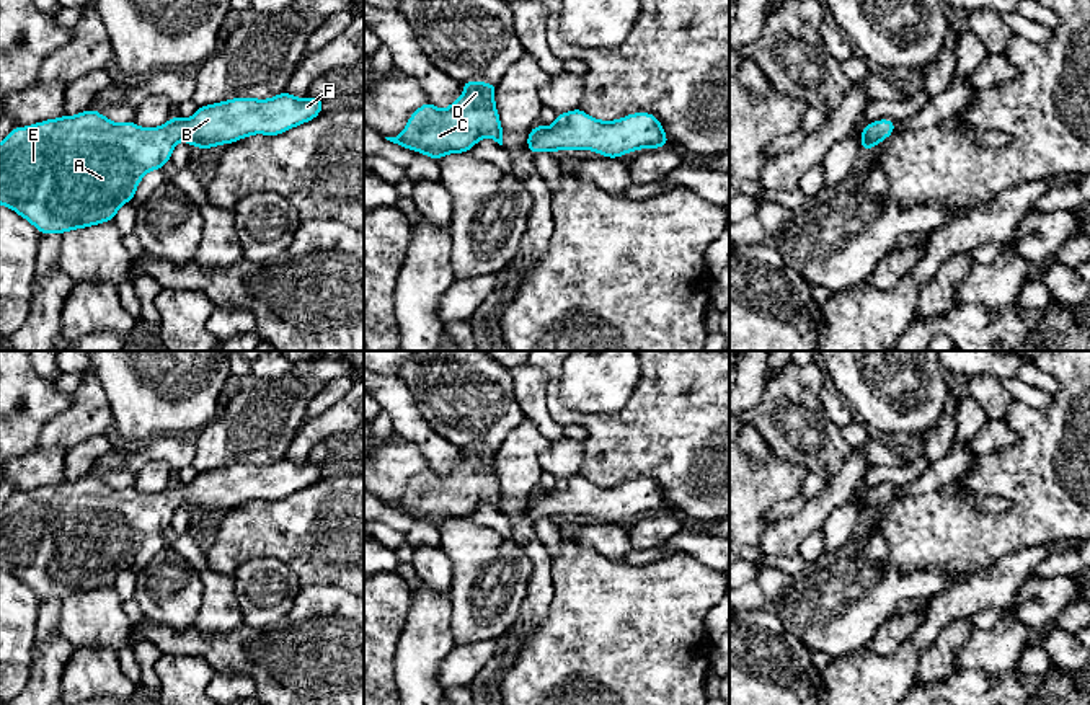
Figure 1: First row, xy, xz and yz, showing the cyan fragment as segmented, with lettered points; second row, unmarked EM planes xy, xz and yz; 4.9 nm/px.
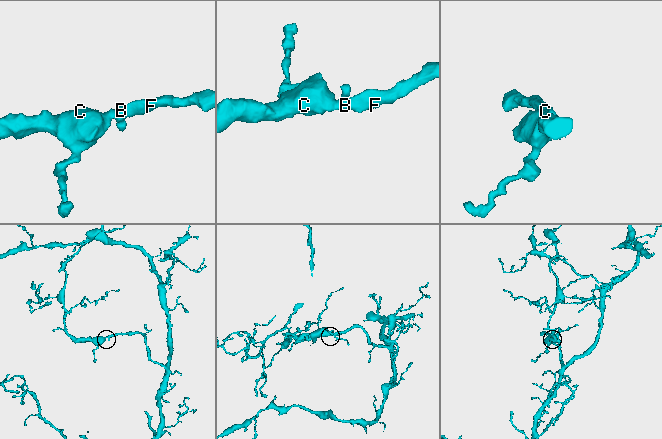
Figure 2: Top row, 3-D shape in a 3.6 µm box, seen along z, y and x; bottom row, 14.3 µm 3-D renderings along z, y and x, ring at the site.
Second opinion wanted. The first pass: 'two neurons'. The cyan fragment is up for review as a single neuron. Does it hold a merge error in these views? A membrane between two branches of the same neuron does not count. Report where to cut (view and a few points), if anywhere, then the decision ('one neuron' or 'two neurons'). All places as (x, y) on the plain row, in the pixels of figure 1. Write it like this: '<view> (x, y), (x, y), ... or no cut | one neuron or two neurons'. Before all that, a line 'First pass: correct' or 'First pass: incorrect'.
First pass: incorrect
no cut | one neuron

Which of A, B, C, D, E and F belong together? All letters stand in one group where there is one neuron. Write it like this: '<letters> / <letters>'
A B C D E F

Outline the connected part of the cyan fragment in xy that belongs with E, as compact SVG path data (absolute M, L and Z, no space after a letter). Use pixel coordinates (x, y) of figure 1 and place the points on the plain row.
M282 457L269 465L233 463L209 472L201 472L184 486L173 481L163 491L145 494L134 486L116 490L95 475L86 475L77 481L62 481L41 486L26 493L13 493L0 509L0 570L13 574L18 581L31 588L39 601L59 599L111 588L124 568L131 568L142 542L152 535L162 535L170 527L175 511L186 506L197 514L212 514L222 509L233 509L253 499L279 501L295 491L315 485L326 465L294 463Z

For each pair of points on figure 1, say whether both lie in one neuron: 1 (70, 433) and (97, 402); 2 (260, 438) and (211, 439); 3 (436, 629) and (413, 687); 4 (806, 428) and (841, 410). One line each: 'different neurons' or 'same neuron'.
1: same neuron
2: same neuron
3: same neuron
4: different neurons

